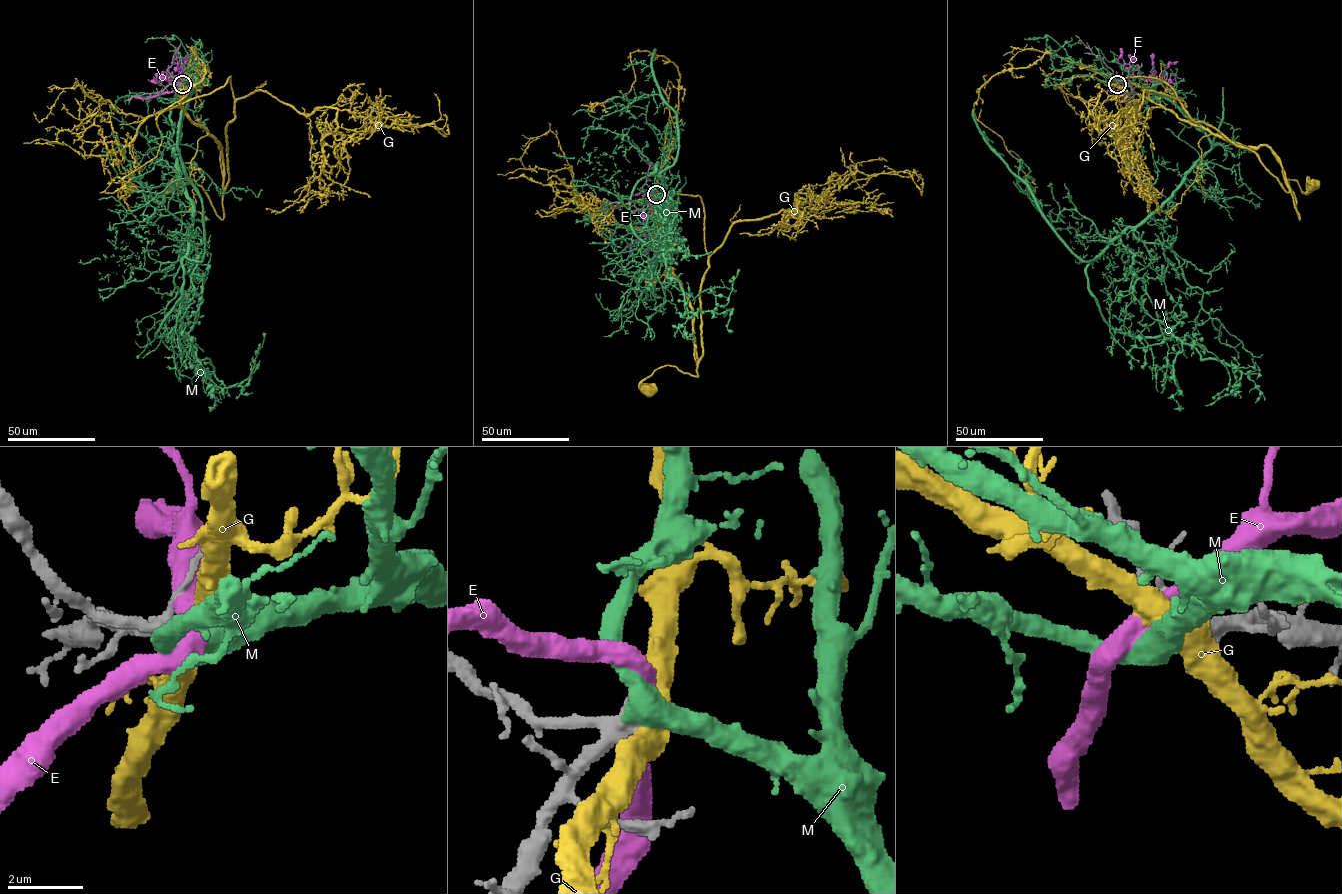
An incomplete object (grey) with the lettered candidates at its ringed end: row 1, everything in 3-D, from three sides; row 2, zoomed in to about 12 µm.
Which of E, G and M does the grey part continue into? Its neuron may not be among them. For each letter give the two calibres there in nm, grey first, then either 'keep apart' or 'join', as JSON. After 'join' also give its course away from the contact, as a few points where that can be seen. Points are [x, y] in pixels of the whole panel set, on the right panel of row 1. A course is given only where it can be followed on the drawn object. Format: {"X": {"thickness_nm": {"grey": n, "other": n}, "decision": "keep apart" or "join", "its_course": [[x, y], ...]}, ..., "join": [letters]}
{"E": {"thickness_nm": {"grey": 400, "other": 550}, "decision": "keep apart"}, "G": {"thickness_nm": {"grey": 360, "other": 650}, "decision": "keep apart"}, "M": {"thickness_nm": {"grey": 360, "other": 550}, "decision": "join", "its_course": [[1117, 84], [1162, 94], [1211, 148], [1087, 287], [1113, 329], [1171, 333], [1234, 366], [1234, 387], [1200, 333]]}, "join": ["M"]}

